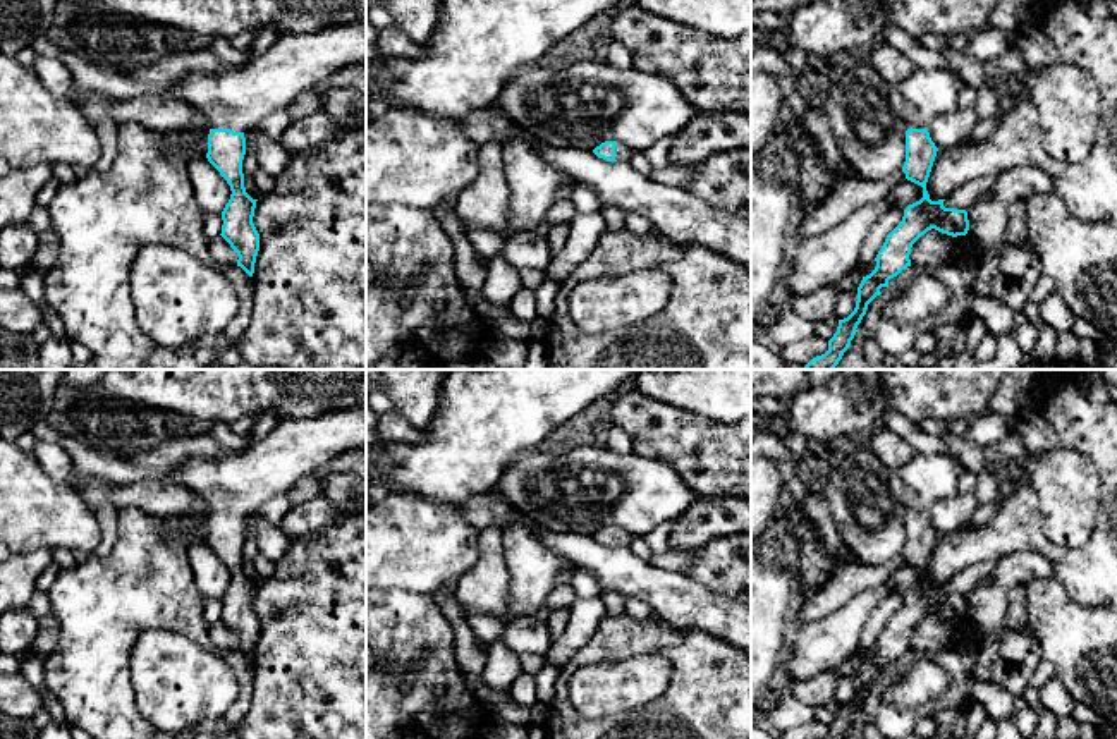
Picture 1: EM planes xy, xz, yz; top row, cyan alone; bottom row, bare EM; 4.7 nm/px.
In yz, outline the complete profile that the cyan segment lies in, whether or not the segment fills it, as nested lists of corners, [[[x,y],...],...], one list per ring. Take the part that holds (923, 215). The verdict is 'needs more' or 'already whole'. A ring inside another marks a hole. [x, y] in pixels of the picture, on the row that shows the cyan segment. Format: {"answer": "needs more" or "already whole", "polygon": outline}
{"answer": "needs more", "polygon": [[[916,69],[897,86],[906,117],[906,179],[923,187],[923,198],[904,210],[902,222],[887,235],[875,261],[875,270],[863,277],[858,287],[854,311],[839,320],[837,332],[828,340],[828,351],[813,357],[804,370],[833,370],[849,349],[868,304],[880,296],[888,280],[911,266],[911,247],[928,230],[957,237],[966,235],[969,220],[966,210],[945,208],[931,201],[926,182],[938,148],[930,137],[930,122],[942,113],[957,110],[959,81],[949,69]]]}

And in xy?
{"answer": "needs more", "polygon": [[[366,14],[352,22],[332,26],[314,33],[280,34],[261,55],[249,55],[237,69],[217,74],[191,74],[177,88],[177,95],[201,110],[210,122],[208,162],[230,186],[230,199],[222,211],[222,237],[237,253],[237,266],[249,277],[259,251],[259,234],[253,223],[256,201],[244,187],[242,160],[246,155],[244,132],[258,125],[266,115],[287,108],[301,93],[316,88],[330,76],[351,65],[366,64]]]}

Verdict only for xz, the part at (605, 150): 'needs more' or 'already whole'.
needs more

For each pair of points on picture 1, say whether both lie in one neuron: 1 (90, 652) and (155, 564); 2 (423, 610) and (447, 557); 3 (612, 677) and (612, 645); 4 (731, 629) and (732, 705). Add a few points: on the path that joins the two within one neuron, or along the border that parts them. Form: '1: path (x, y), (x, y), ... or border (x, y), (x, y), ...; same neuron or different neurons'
1: path (97, 629), (100, 619), (133, 586); same neuron
2: border (402, 590), (430, 595); different neurons
3: border (652, 653), (592, 662), (574, 672); different neurons
4: border (693, 628), (717, 635), (732, 645); different neurons

